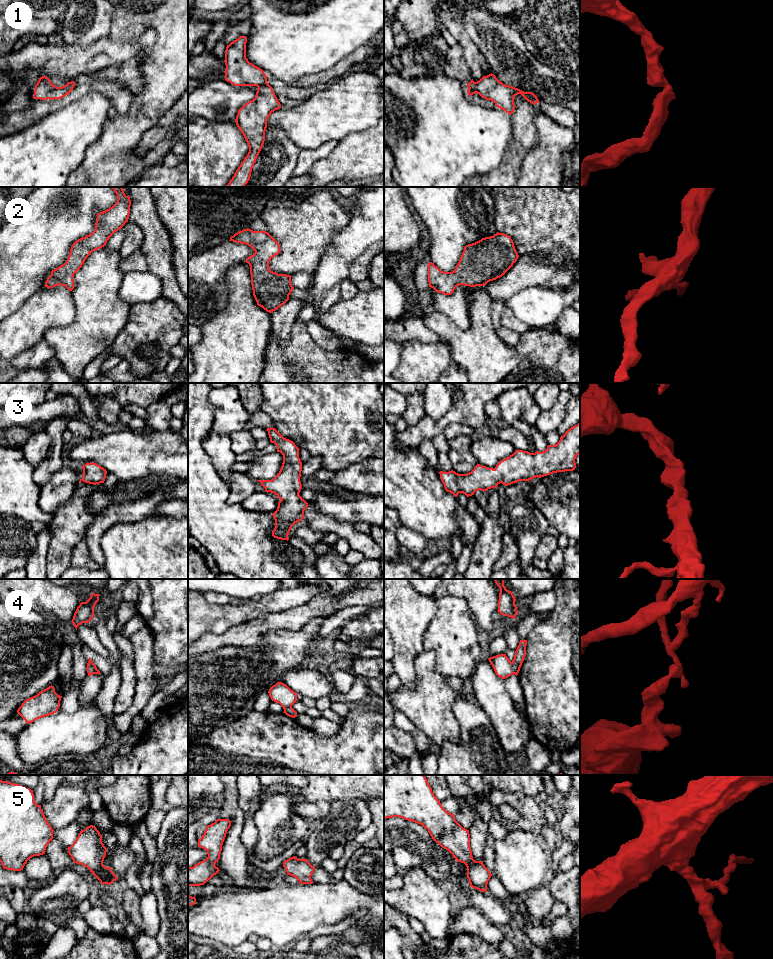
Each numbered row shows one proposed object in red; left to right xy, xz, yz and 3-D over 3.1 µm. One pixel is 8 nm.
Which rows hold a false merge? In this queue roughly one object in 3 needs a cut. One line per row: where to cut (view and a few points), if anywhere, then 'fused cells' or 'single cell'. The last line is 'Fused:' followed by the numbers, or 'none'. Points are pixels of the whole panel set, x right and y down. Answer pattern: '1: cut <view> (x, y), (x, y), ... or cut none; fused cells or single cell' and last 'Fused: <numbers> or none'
1: cut none; single cell
2: cut none; single cell
3: cut none; single cell
4: cut yz (511, 662), (514, 673); fused cells
5: cut none; single cell
Fused: 4

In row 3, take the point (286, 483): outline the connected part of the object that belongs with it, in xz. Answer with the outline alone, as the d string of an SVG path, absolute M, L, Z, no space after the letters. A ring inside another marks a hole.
M267 428L270 442L277 446L277 452L283 455L283 463L279 473L271 480L257 480L265 491L274 493L280 501L277 510L272 513L275 528L272 536L281 540L289 540L292 526L304 518L304 510L308 503L299 495L302 462L299 448L289 439L284 438L275 428Z

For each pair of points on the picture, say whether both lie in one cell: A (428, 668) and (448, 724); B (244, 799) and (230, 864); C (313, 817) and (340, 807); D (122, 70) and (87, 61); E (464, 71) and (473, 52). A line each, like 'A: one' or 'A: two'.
A: one
B: two
C: two
D: two
E: two

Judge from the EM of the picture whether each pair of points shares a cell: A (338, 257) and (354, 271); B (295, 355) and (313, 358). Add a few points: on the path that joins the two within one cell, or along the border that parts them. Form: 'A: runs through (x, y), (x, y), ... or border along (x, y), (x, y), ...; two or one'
A: border along (365, 250), (349, 264), (347, 278); two
B: runs through (299, 358), (309, 358); one

